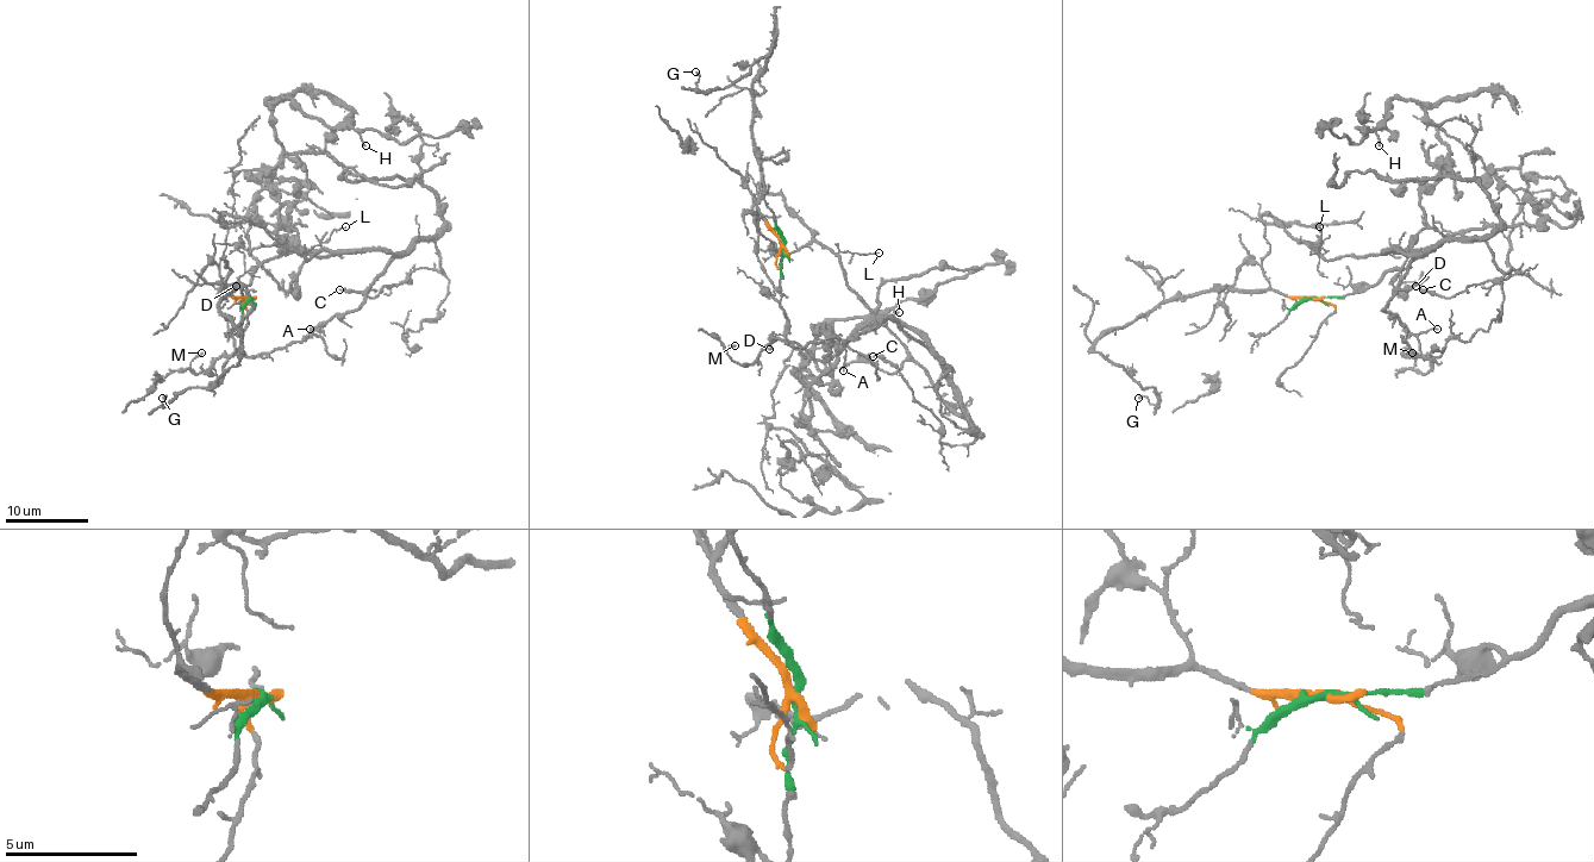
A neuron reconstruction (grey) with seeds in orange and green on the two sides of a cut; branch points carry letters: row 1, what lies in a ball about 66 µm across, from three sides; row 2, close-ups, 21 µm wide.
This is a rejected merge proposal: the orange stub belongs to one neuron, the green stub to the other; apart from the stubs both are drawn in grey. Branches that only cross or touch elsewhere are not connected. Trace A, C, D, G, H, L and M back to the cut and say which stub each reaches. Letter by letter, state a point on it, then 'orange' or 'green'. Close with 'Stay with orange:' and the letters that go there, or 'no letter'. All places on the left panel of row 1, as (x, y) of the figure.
A: (310, 329) | green
C: (339, 289) | green
D: (236, 286) | green
G: (162, 398) | orange
H: (366, 145) | green
L: (345, 226) | green
M: (201, 353) | green
Stay with orange: G

